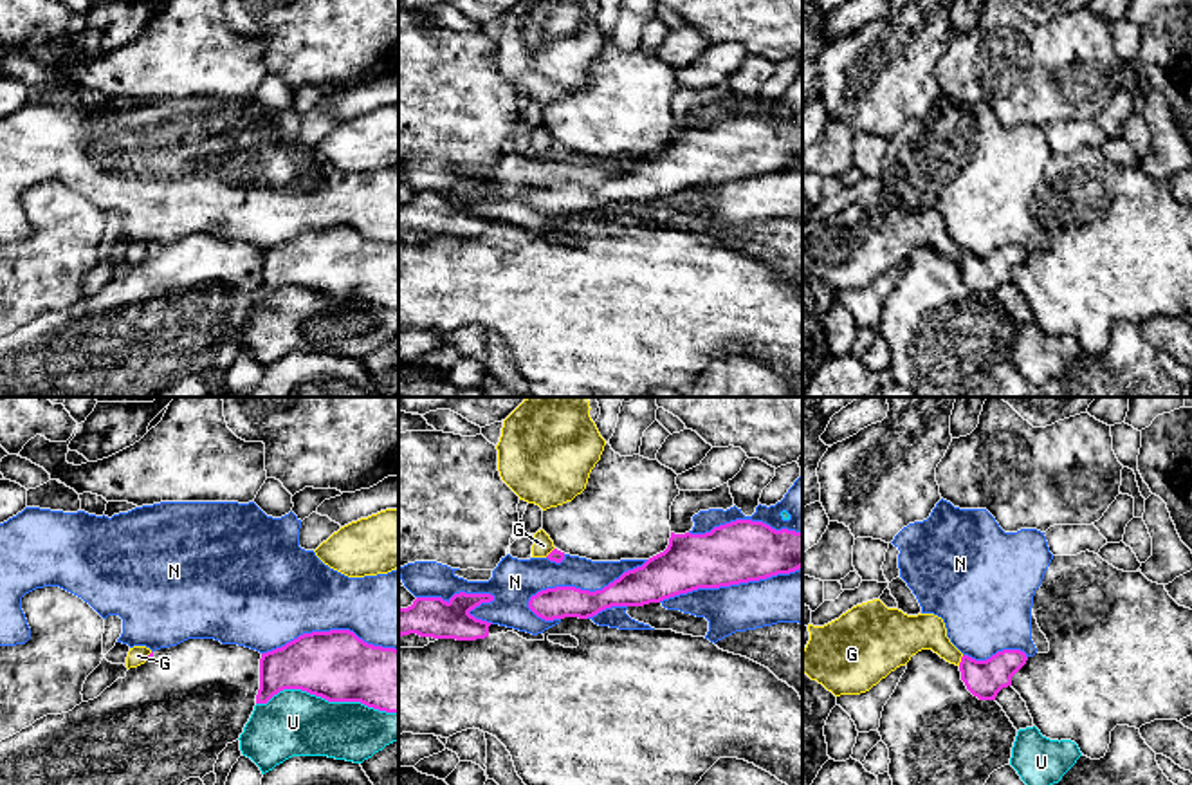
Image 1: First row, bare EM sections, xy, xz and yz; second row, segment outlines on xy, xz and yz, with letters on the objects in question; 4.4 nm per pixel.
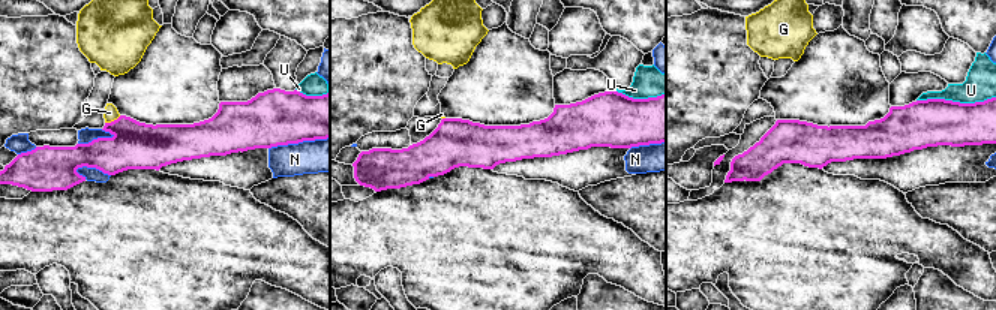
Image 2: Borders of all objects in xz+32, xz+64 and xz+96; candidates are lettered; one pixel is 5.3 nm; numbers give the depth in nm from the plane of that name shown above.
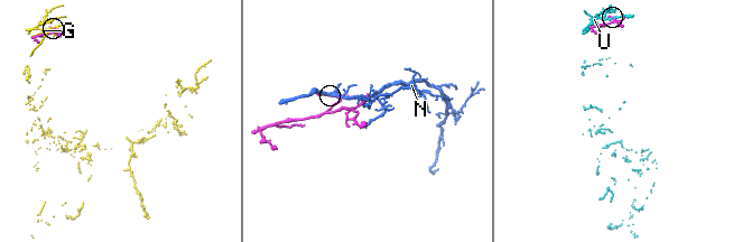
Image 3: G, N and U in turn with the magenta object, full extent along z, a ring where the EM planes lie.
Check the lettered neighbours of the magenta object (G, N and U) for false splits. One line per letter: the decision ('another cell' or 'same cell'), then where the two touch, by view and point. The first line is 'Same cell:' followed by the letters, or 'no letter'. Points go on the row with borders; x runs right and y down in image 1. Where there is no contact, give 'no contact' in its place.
Same cell: no letter
G: another cell; meets magenta in yz at (962, 661)
N: another cell; meets magenta in xz at (585, 591)
U: another cell; meets magenta in xy at (327, 699)

